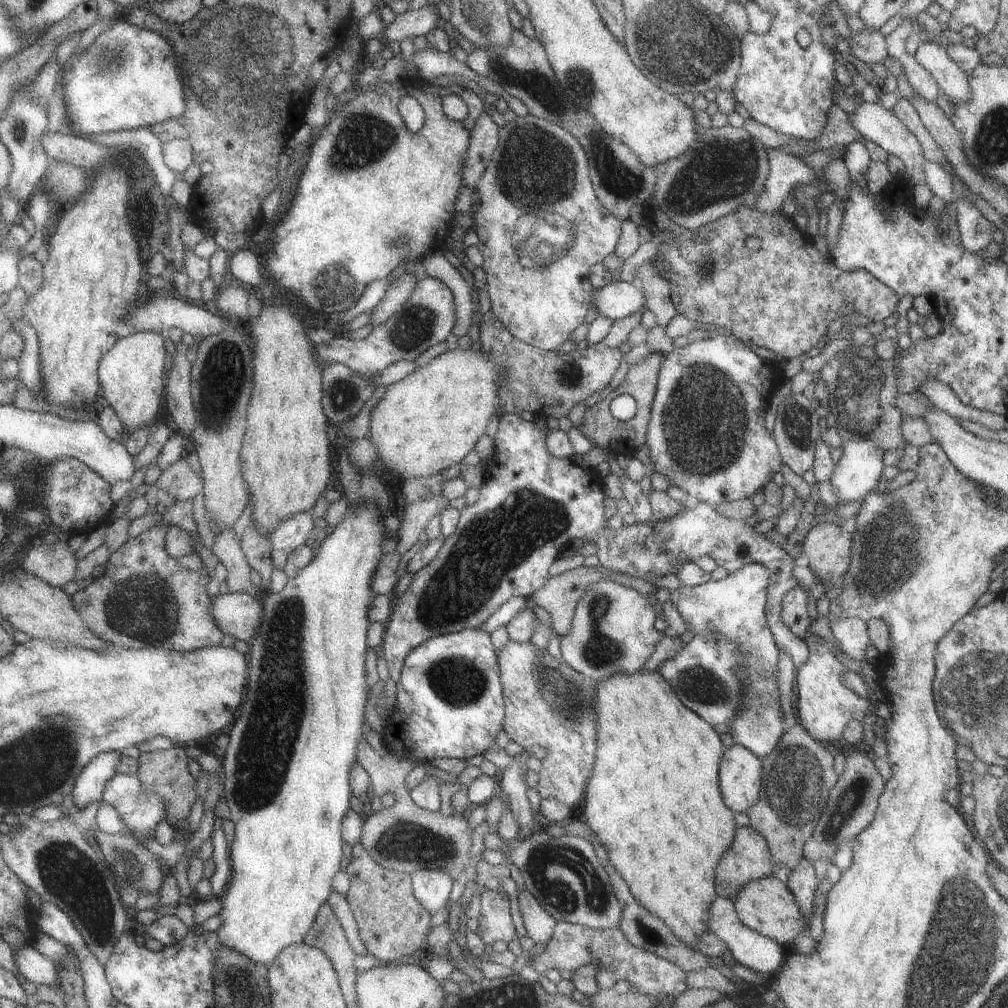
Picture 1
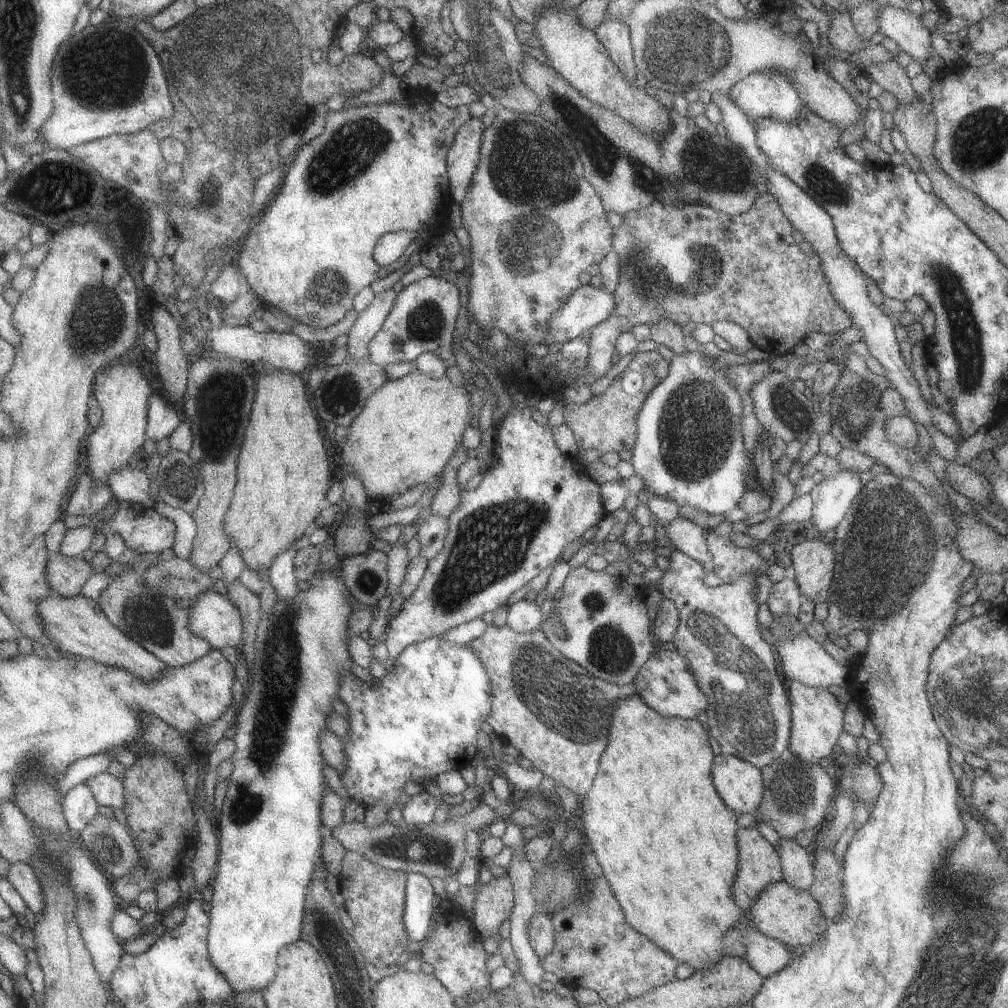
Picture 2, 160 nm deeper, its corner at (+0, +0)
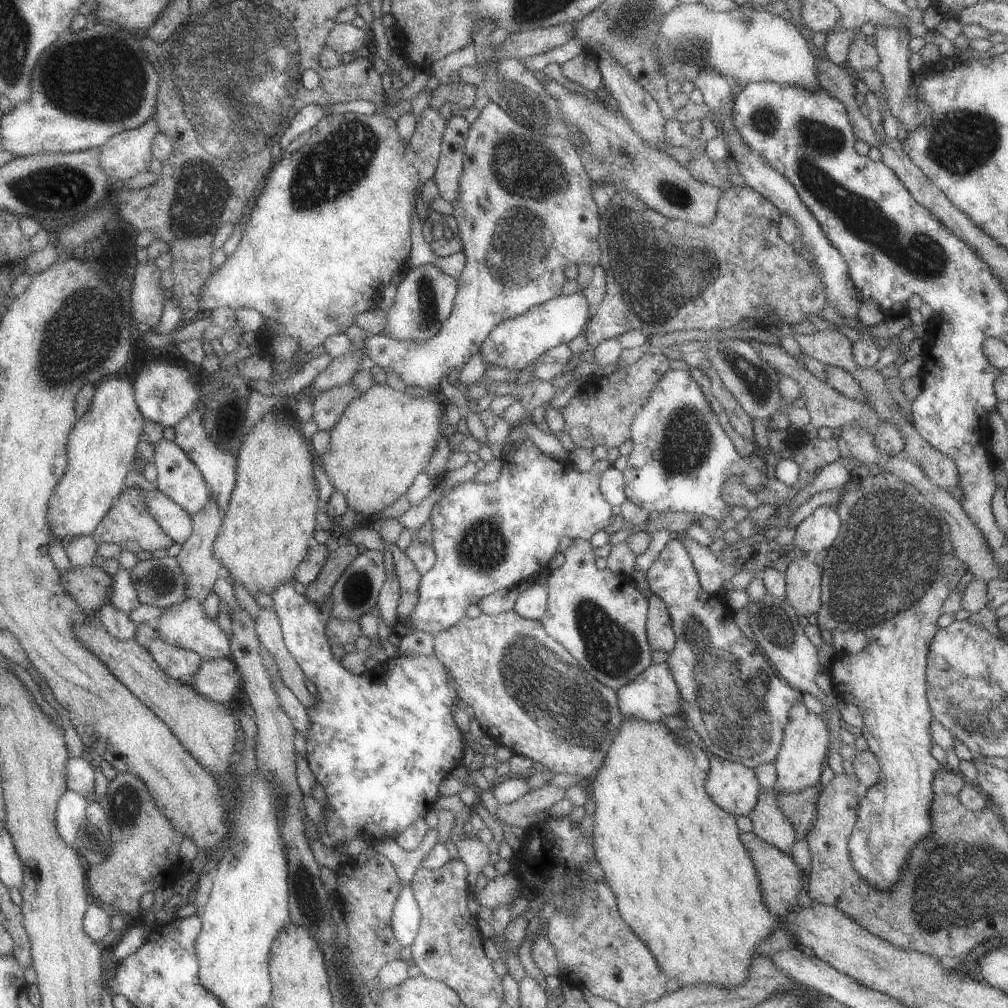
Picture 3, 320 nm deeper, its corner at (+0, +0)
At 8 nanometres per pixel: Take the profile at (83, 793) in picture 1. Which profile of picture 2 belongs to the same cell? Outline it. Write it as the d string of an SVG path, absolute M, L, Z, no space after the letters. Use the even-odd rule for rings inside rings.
M83 782L70 788L61 799L61 804L63 818L74 835L93 820L99 807L93 793Z

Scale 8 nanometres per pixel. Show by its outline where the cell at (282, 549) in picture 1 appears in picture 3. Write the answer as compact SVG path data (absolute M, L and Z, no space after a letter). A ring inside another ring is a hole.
M289 580L282 585L279 585L270 594L273 611L278 616L280 629L282 632L282 639L285 643L286 649L291 653L291 656L295 659L295 662L302 670L304 677L307 680L311 680L313 686L315 686L315 702L306 708L307 713L307 726L305 738L305 756L307 766L309 770L314 774L313 778L316 782L321 784L323 792L325 793L325 804L328 809L323 810L325 816L320 818L320 823L317 825L316 831L318 841L327 848L333 848L340 851L341 846L347 840L353 840L353 838L360 838L359 834L362 833L363 839L366 839L368 843L374 843L379 841L395 840L399 833L402 833L412 822L418 819L423 819L425 814L430 810L435 800L437 800L439 794L439 783L457 766L462 762L462 750L465 748L462 744L462 732L457 728L455 721L452 717L452 712L457 709L453 704L455 703L456 692L454 688L456 686L455 681L447 674L446 668L435 658L433 654L426 657L412 656L411 658L403 655L395 655L395 660L391 662L383 662L379 664L373 671L365 671L363 674L354 675L347 672L339 664L339 661L331 655L329 651L330 644L327 642L324 630L323 616L311 601L308 601L303 594L297 594L291 586L293 580Z

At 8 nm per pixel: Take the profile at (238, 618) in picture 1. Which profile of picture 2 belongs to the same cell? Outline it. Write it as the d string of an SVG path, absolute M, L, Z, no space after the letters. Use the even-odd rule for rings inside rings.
M212 587L199 593L194 604L188 608L187 630L197 638L204 640L211 649L221 650L224 646L238 650L241 644L242 622L236 607L227 595L222 596Z

